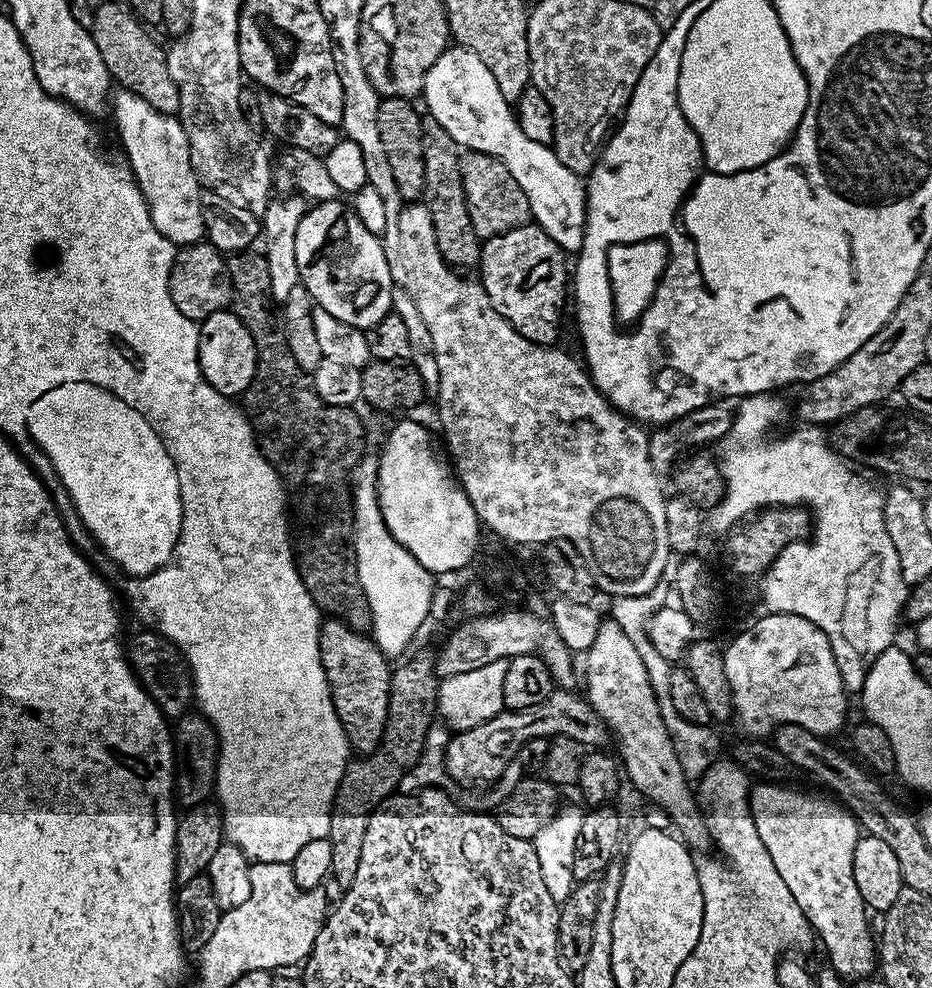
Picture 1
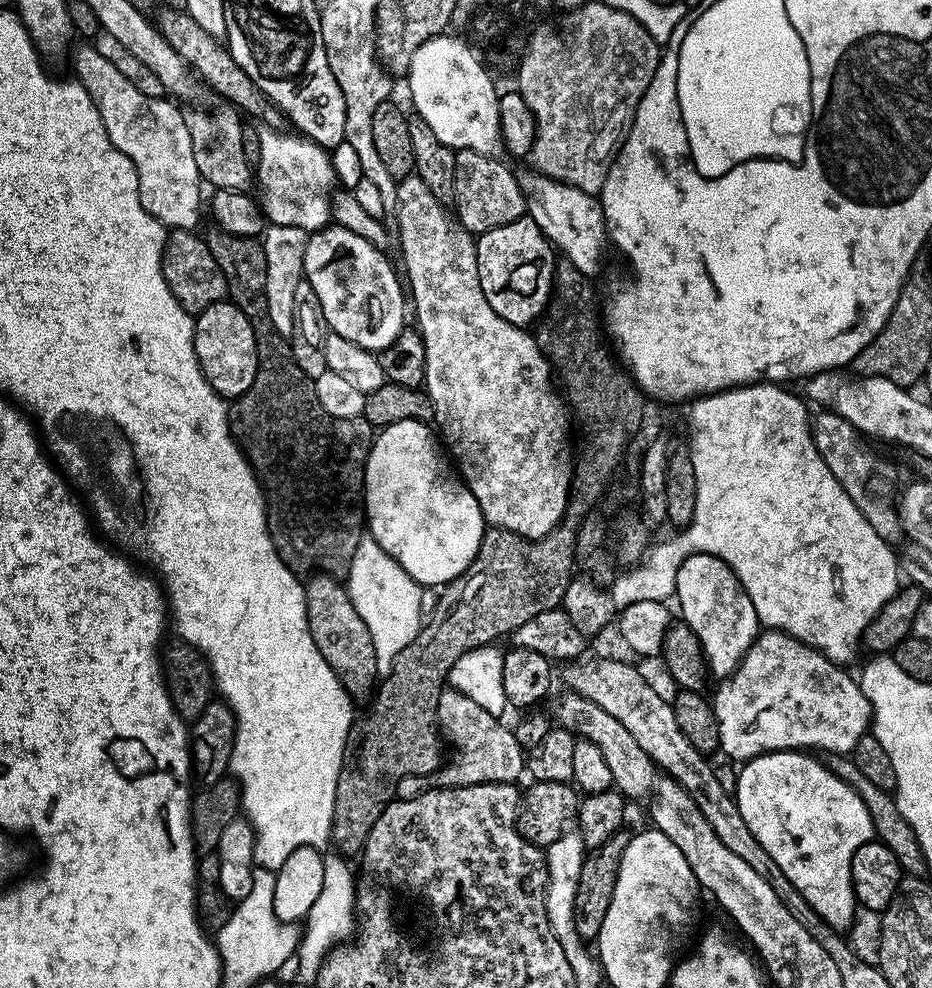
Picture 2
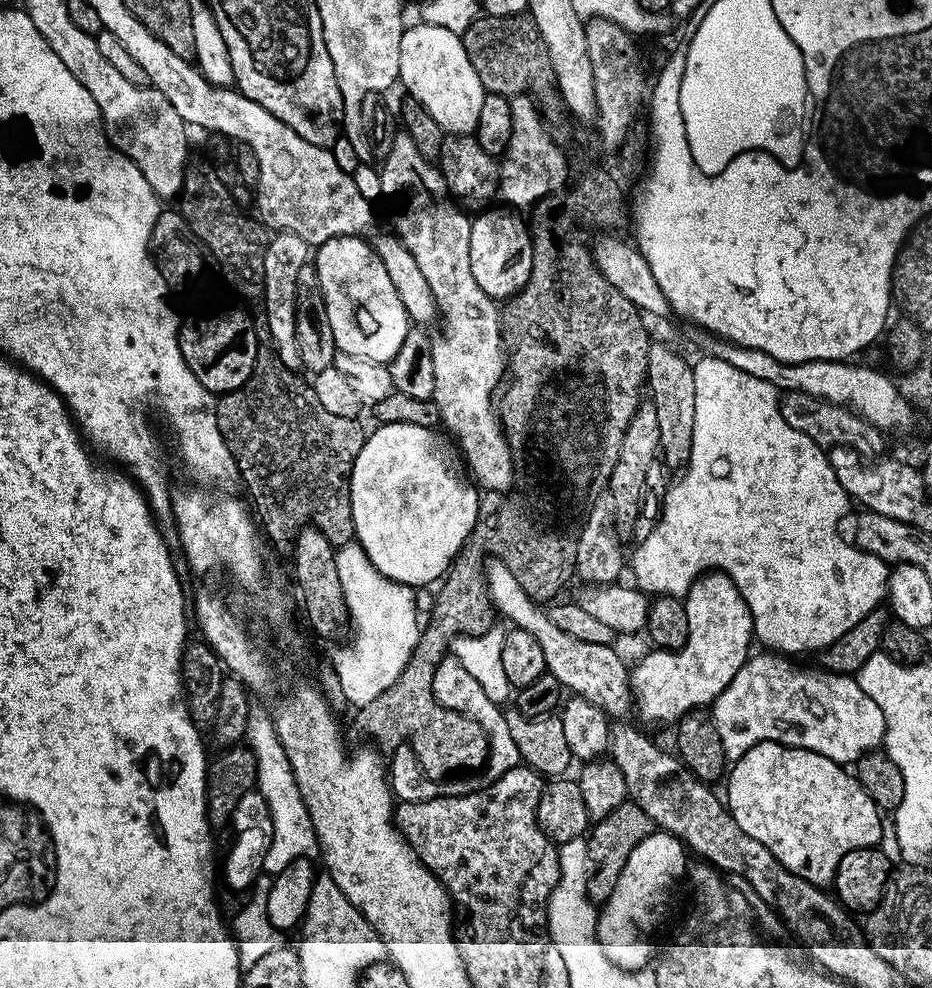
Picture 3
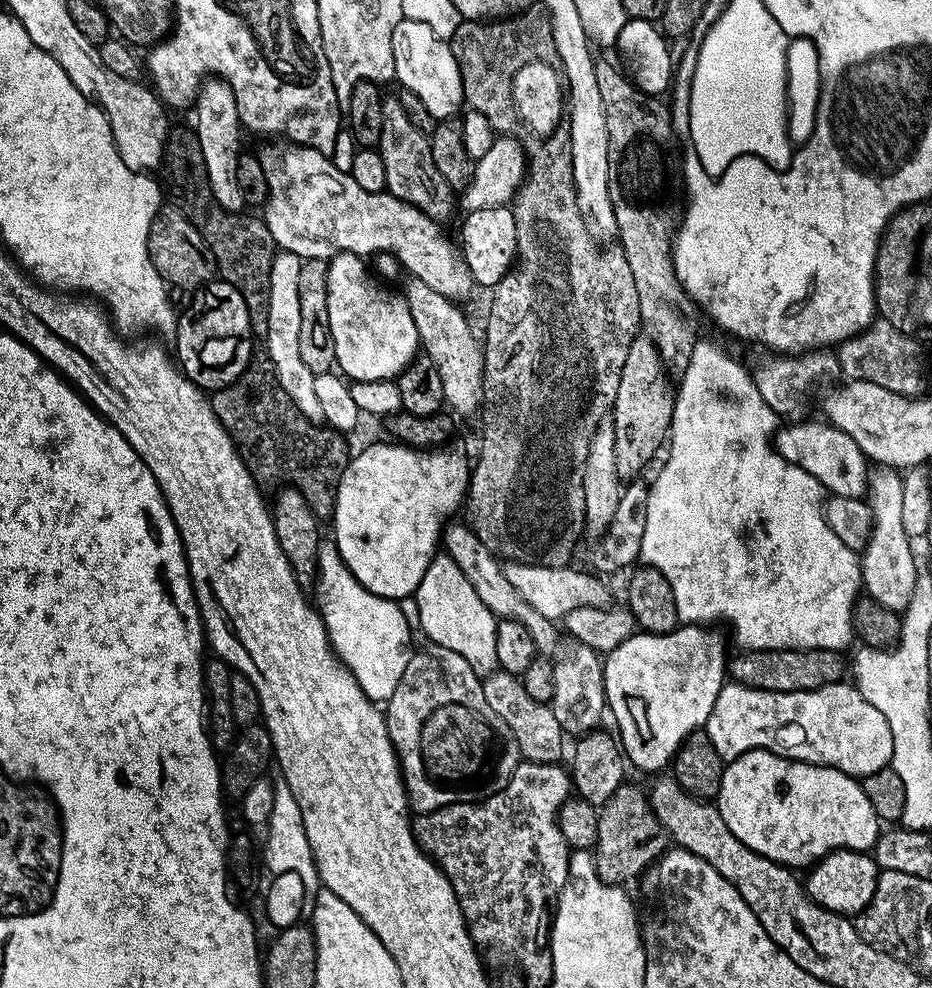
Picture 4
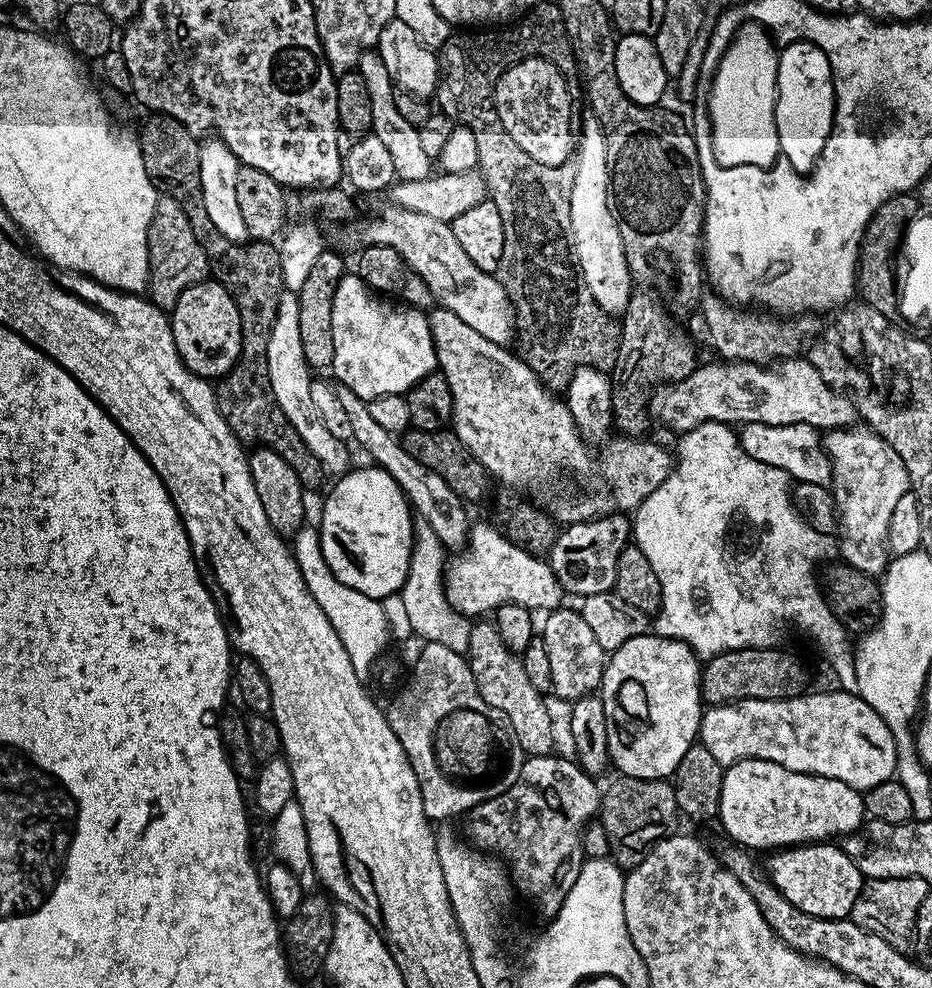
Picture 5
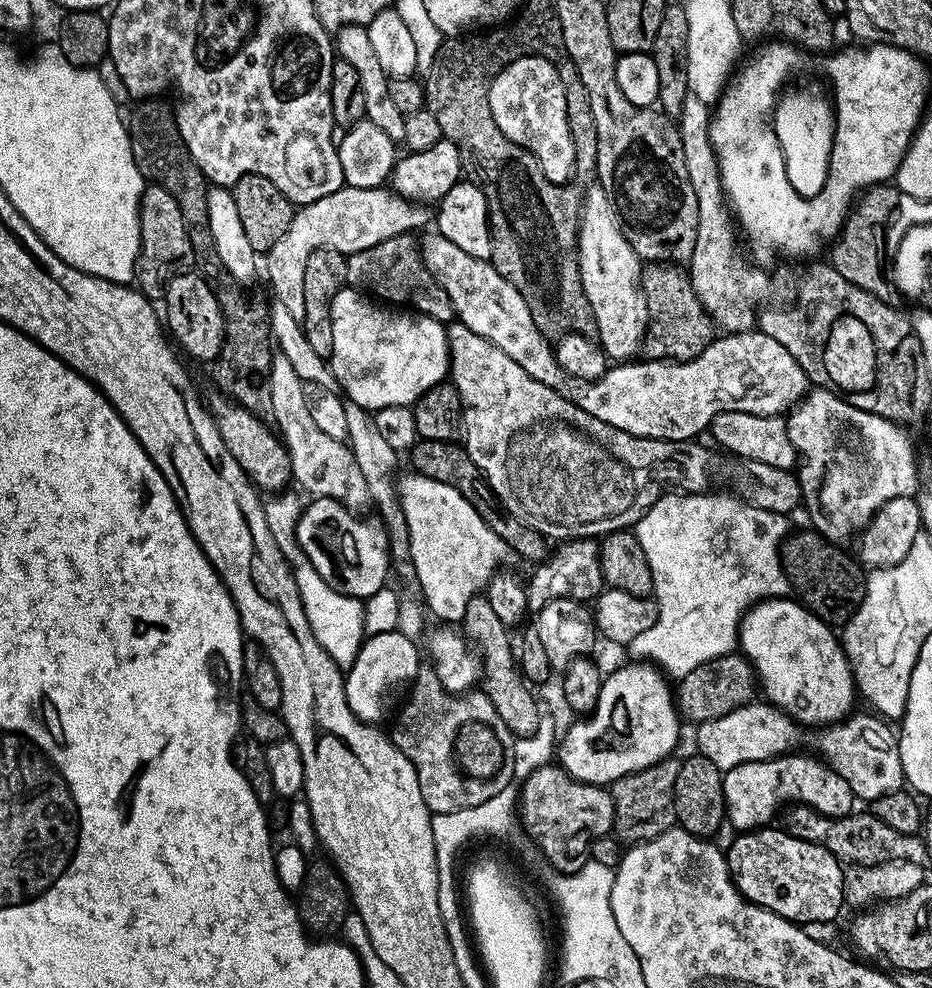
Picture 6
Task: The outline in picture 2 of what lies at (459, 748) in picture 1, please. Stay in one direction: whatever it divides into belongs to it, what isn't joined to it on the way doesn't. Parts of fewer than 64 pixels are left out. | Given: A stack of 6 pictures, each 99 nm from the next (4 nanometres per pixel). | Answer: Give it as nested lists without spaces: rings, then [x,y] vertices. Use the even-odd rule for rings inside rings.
[[[569,695],[560,708],[559,723],[577,737],[598,745],[602,750],[602,758],[606,758],[606,763],[610,766],[615,791],[622,793],[629,801],[640,800],[648,795],[651,797],[658,784],[658,779],[656,780],[658,767],[655,761],[647,756],[646,751],[638,746],[633,735],[613,715],[606,713],[601,706],[588,701],[586,697]]]

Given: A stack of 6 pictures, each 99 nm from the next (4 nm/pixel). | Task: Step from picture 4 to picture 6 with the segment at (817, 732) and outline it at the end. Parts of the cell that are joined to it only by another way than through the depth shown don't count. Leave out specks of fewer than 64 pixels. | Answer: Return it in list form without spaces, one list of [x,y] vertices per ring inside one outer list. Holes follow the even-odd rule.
[[[753,702],[726,714],[722,718],[708,720],[696,731],[699,755],[705,756],[714,766],[727,770],[739,764],[749,764],[759,760],[774,760],[778,756],[791,753],[796,744],[796,724],[779,707]],[[876,714],[852,715],[845,715],[843,720],[819,729],[820,737],[816,744],[820,747],[819,755],[824,763],[848,783],[857,801],[870,802],[874,798],[882,798],[882,794],[901,791],[906,781],[900,761],[900,741],[893,725]]]

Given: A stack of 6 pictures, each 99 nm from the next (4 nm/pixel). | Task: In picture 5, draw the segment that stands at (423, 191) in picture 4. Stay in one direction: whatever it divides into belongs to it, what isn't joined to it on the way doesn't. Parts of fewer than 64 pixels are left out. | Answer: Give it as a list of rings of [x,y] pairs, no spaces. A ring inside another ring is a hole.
[[[369,50],[362,53],[358,70],[362,78],[366,78],[366,87],[370,89],[370,107],[374,110],[371,135],[378,137],[386,146],[386,151],[394,162],[396,180],[427,180],[434,172],[433,157],[428,156],[426,150],[422,150],[422,141],[418,139],[419,127],[406,122],[406,118],[398,114],[398,105],[394,103],[394,94],[398,89],[390,70],[386,70],[386,62],[382,62],[379,51]]]

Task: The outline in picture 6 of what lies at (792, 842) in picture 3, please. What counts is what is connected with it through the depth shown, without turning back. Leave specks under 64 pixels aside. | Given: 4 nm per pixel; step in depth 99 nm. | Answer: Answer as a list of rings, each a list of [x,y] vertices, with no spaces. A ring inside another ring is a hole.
[[[785,754],[774,760],[739,764],[723,773],[724,815],[729,825],[733,824],[736,830],[755,830],[771,825],[772,815],[781,811],[780,804],[788,806],[793,802],[805,804],[823,816],[846,816],[853,811],[850,786],[835,770],[815,755],[796,755]]]

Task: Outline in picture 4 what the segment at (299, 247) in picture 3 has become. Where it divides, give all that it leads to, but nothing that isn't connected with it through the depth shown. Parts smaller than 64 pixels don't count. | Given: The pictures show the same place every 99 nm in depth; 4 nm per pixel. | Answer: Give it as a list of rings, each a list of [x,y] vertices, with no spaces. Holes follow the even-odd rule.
[[[277,251],[274,262],[270,266],[270,318],[266,339],[266,351],[276,371],[278,382],[286,394],[294,402],[307,420],[323,421],[322,406],[318,406],[318,398],[314,394],[314,376],[302,362],[302,353],[298,350],[298,334],[300,332],[301,315],[298,307],[298,270],[301,259],[294,253]]]

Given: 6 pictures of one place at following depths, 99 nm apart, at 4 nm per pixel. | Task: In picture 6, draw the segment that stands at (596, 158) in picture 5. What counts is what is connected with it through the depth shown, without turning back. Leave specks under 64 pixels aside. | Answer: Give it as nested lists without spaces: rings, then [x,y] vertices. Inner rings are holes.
[[[599,183],[588,185],[580,205],[580,222],[576,238],[576,250],[580,254],[580,277],[582,290],[588,299],[592,311],[594,332],[598,343],[604,349],[604,355],[612,362],[628,362],[633,359],[635,352],[641,351],[644,342],[644,332],[648,329],[648,300],[640,288],[640,270],[642,261],[634,254],[630,242],[622,234],[618,226],[618,218],[608,201],[608,195]]]

